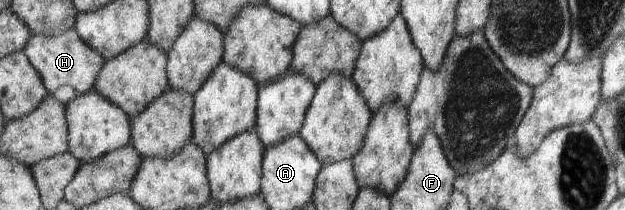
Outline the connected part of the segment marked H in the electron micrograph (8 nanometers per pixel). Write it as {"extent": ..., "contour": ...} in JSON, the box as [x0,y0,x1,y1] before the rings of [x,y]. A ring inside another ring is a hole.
{"extent":[24,29,106,105],"contour":[[[77,29],[66,31],[58,37],[33,35],[24,52],[42,76],[49,93],[64,105],[68,105],[70,101],[74,101],[76,97],[80,97],[92,89],[96,90],[98,75],[100,75],[102,67],[106,65],[106,60],[100,55],[100,52],[94,51],[94,48],[84,41],[78,35]]]}

